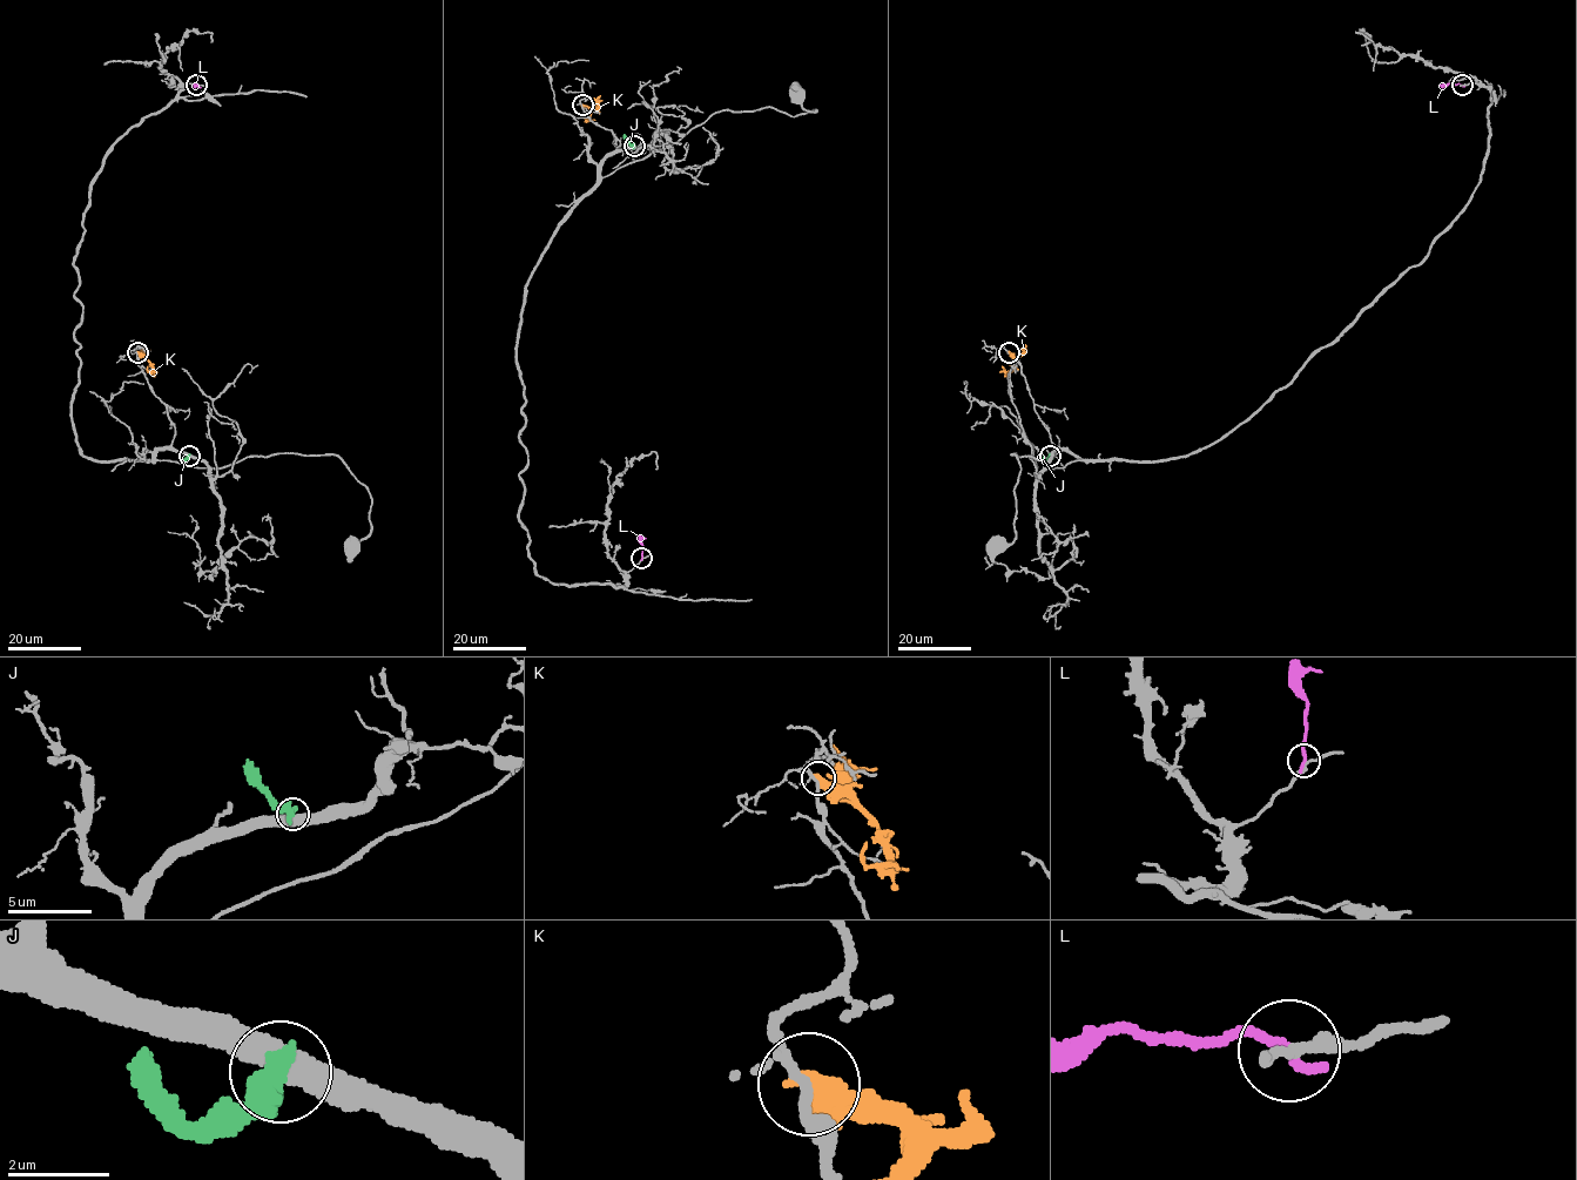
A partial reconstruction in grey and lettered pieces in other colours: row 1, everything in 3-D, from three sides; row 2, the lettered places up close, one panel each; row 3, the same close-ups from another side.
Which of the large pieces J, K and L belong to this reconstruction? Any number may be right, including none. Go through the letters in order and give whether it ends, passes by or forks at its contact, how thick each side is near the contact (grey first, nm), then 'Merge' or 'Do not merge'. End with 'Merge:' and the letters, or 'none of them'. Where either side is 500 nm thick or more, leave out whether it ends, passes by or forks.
J: Thickness 550 nm (grey) against 600 nm. Do not merge
K: Thickness 150 nm (grey) against 500 nm. Do not merge
L: It ends there. Thickness 240 nm (grey) against 260 nm. Do not merge
Merge: none of them

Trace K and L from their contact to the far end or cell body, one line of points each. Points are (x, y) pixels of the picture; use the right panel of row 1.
K: (1010, 352), (1012, 366), (1005, 371), (1002, 366)
L: (1462, 85), (1447, 83), (1442, 88)

